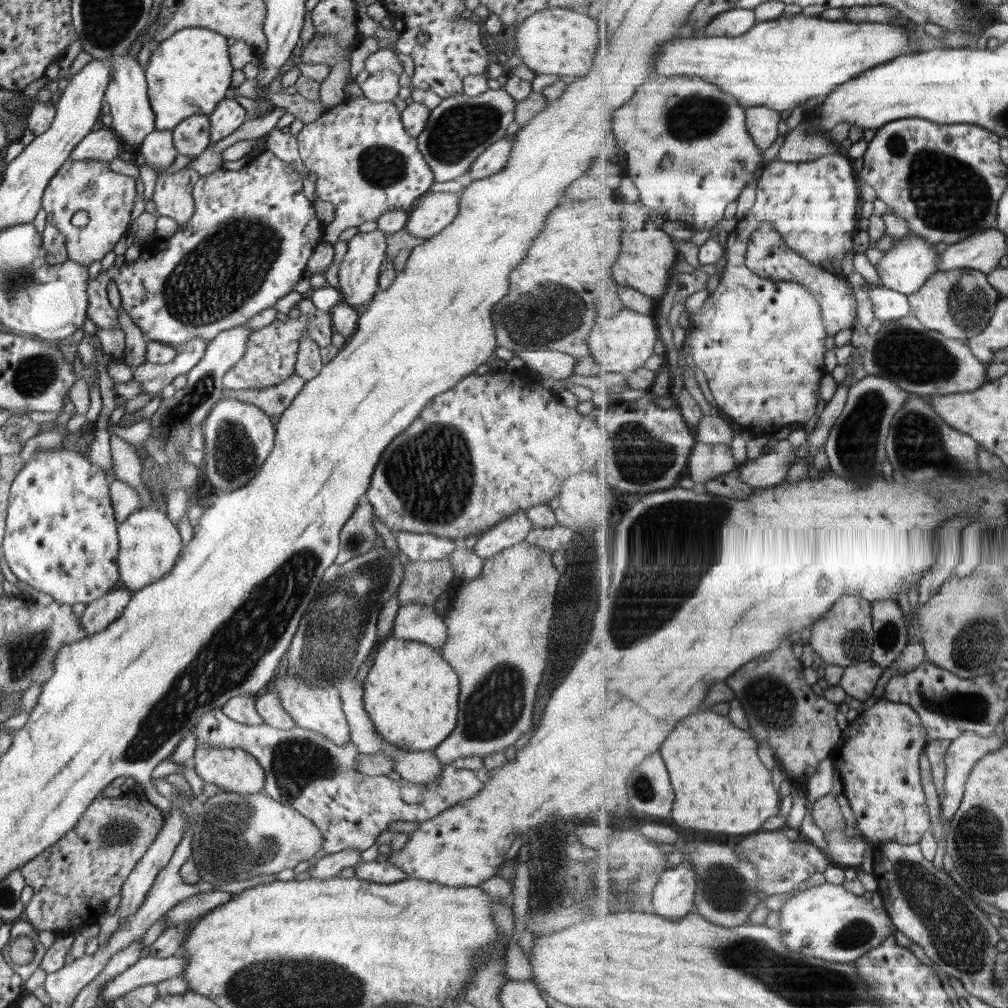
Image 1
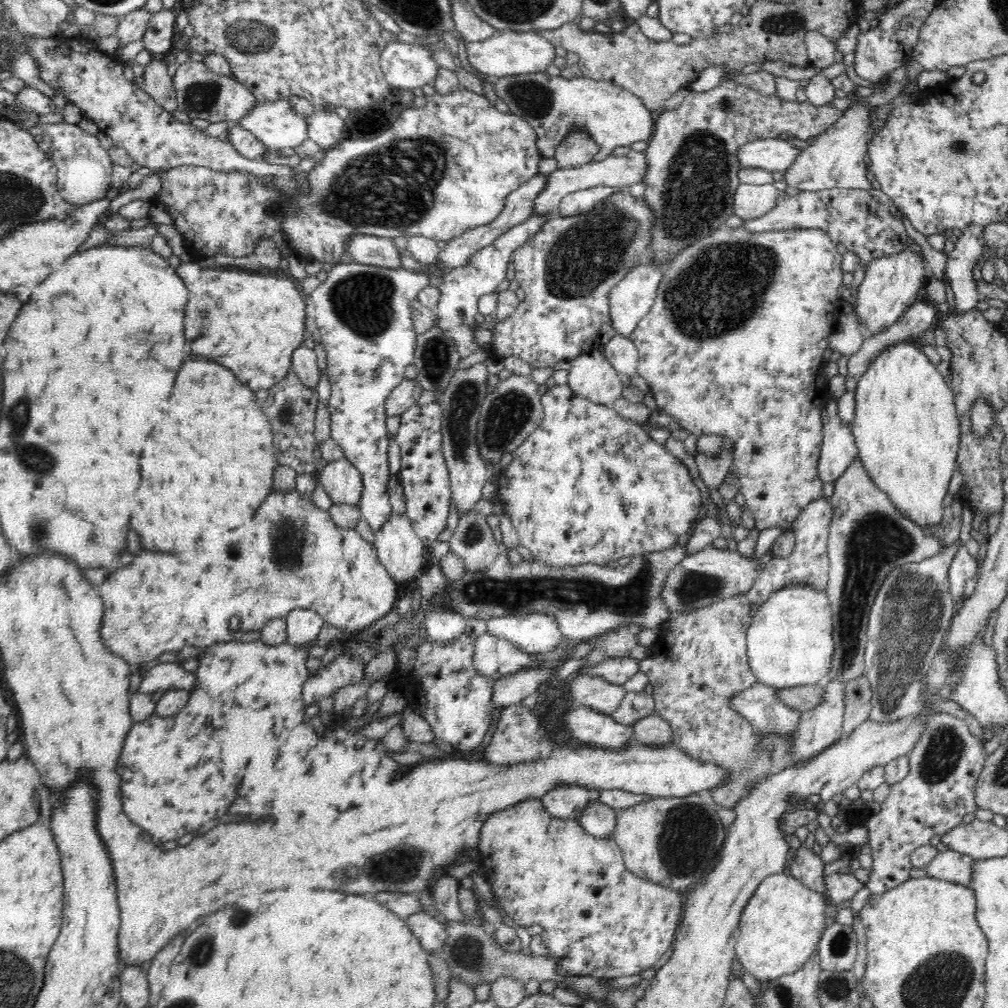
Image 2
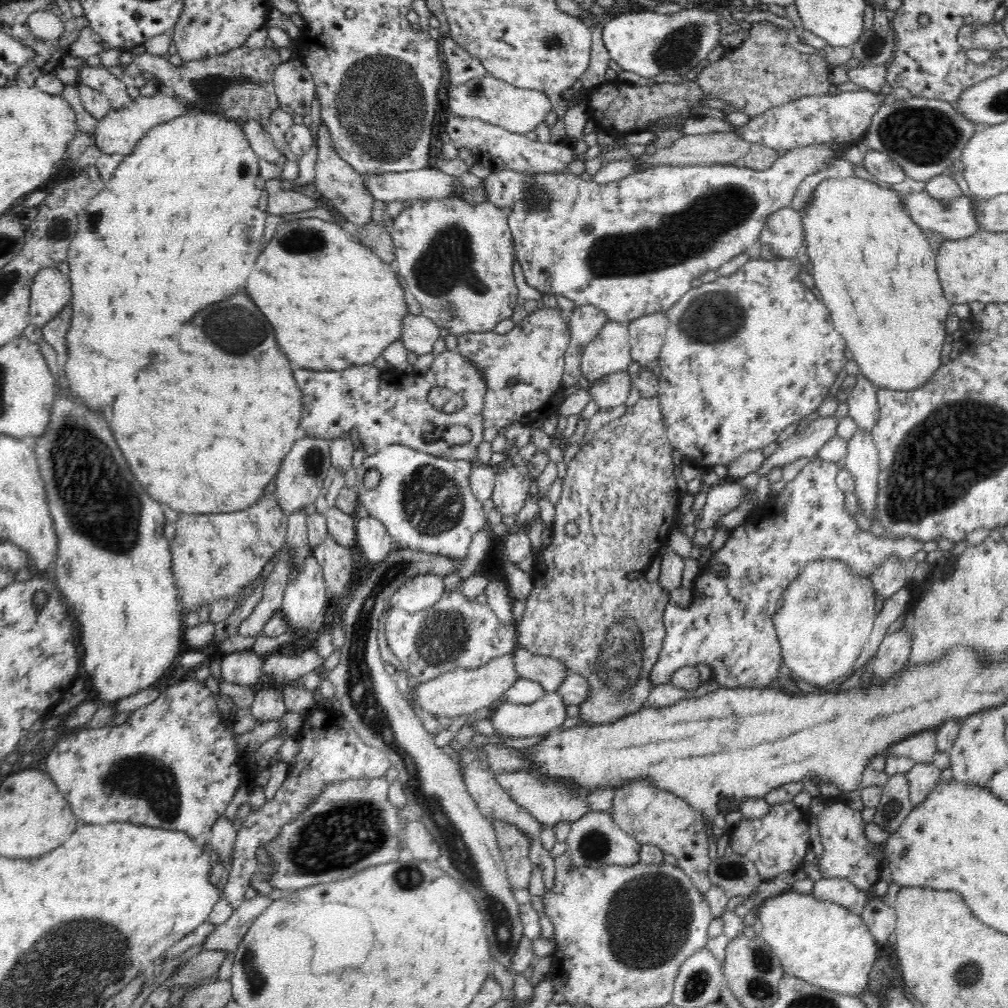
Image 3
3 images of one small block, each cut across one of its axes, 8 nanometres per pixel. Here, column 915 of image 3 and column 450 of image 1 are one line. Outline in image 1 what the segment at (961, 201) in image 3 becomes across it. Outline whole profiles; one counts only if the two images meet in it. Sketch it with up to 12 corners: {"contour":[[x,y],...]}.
{"contour":[[426,191],[406,230],[429,239],[454,221],[460,193]]}

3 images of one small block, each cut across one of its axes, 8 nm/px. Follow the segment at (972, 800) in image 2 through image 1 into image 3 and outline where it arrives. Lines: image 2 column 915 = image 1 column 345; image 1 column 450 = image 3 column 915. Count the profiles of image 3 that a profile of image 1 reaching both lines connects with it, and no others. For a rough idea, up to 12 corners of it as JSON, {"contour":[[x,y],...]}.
{"contour":[[915,763],[905,773],[914,808],[941,783],[940,768]]}

